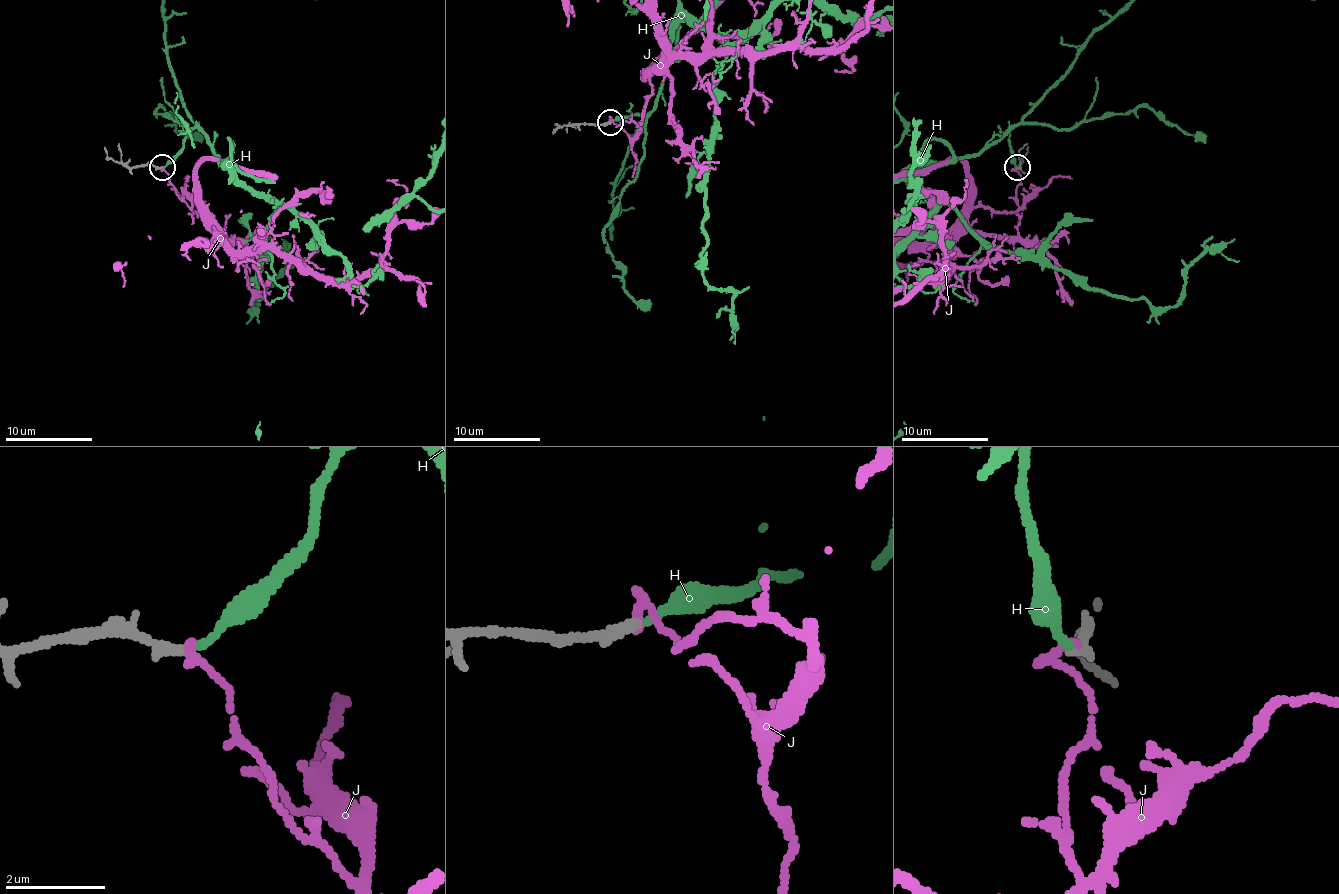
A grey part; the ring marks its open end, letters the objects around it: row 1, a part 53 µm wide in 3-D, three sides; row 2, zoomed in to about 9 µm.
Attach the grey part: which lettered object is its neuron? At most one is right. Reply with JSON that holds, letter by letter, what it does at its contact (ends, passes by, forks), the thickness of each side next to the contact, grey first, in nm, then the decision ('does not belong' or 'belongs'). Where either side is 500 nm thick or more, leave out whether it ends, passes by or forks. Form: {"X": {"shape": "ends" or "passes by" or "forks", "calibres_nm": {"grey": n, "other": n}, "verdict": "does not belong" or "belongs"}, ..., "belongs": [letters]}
{"H": {"shape": "ends", "calibres_nm": {"grey": 220, "other": 180}, "verdict": "belongs"}, "J": {"shape": "ends", "calibres_nm": {"grey": 240, "other": 190}, "verdict": "does not belong"}, "belongs": ["H"]}

